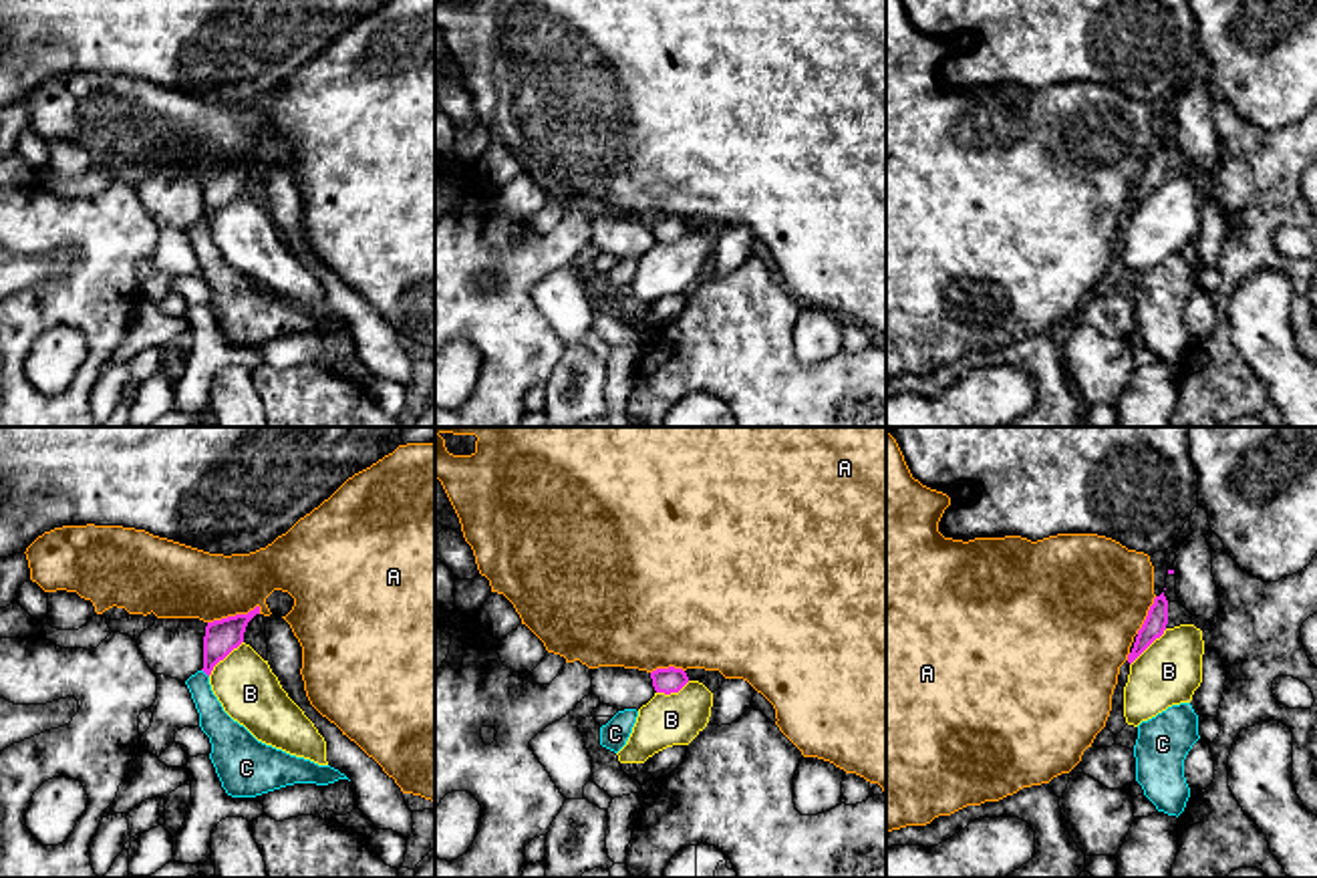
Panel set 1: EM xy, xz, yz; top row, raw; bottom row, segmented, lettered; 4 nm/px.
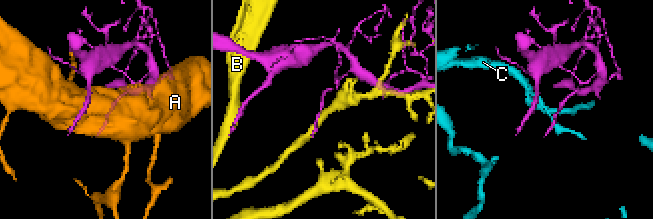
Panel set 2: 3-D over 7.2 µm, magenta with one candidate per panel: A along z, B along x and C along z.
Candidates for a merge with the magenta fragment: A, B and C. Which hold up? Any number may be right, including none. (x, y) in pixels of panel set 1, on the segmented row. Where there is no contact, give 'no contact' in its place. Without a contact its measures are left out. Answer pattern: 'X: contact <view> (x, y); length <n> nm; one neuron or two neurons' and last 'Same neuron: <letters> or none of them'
A: contact xy (236, 615); length 220 nm; two neurons
B: contact xy (224, 657); length 200 nm; two neurons
C: contact xy (204, 671); length 50 nm; two neurons
Same neuron: none of them

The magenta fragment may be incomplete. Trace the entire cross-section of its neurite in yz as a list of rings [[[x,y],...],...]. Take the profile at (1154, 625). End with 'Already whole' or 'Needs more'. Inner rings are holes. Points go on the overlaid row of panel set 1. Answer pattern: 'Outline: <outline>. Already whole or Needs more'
Outline: [[[1164,592],[1154,598],[1154,604],[1148,610],[1148,616],[1138,630],[1128,663],[1132,665],[1156,638],[1160,638],[1168,624],[1168,600]]]. Already whole

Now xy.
Outline: [[[260,606],[248,614],[236,614],[207,622],[203,636],[203,673],[209,677],[213,667],[244,642],[248,622],[260,614]]]. Already whole

